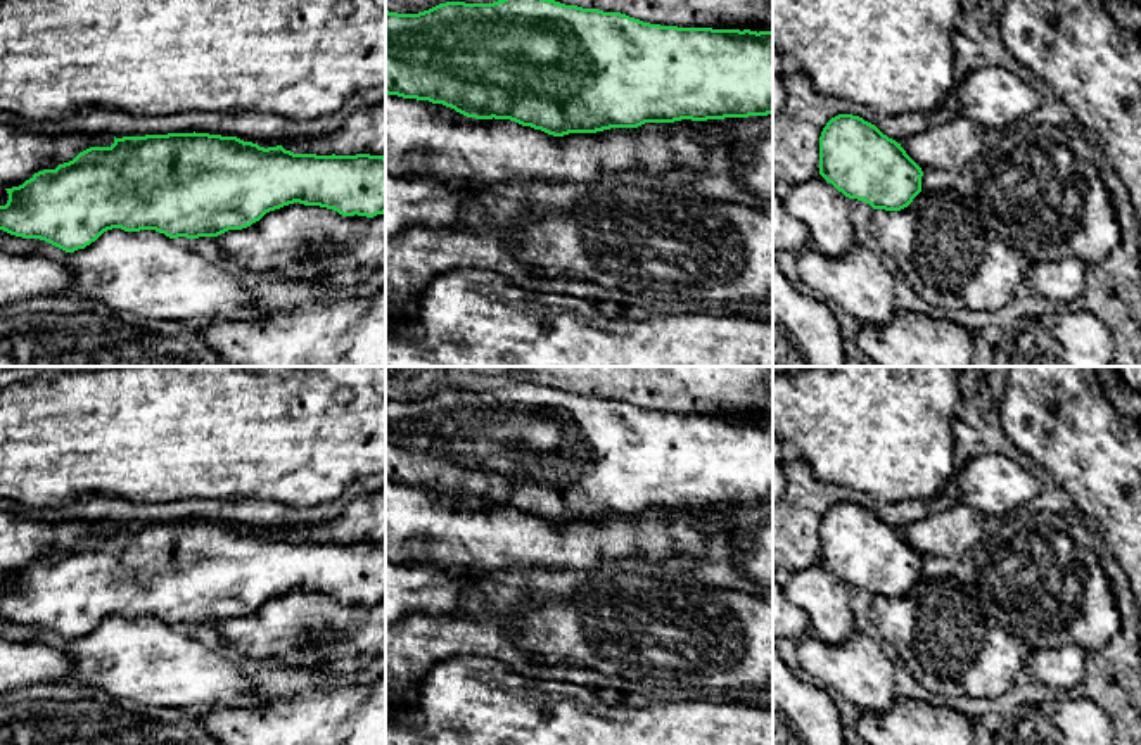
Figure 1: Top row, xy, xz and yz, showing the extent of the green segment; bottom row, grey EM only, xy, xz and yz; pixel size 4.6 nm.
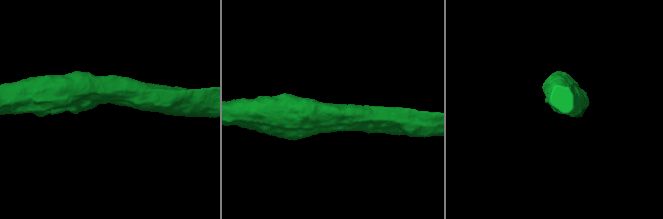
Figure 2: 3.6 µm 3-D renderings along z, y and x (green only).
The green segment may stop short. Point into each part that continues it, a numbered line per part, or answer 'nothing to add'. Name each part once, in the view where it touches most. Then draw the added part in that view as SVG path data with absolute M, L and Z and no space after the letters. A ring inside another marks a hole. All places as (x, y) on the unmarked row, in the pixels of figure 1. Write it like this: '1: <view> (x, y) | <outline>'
nothing to add

